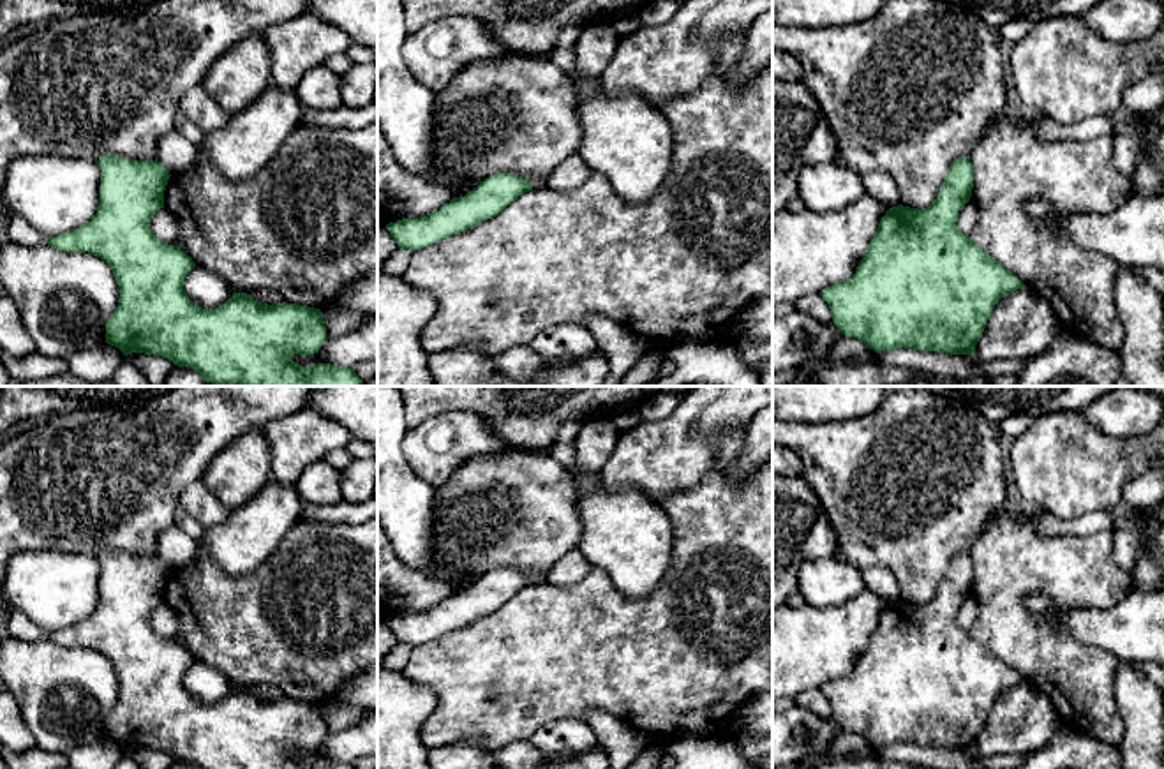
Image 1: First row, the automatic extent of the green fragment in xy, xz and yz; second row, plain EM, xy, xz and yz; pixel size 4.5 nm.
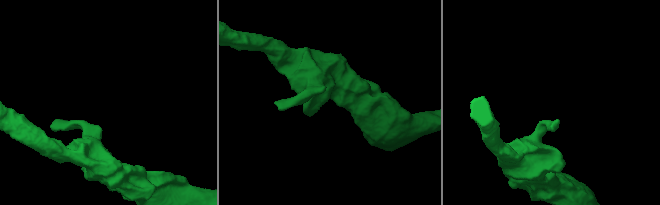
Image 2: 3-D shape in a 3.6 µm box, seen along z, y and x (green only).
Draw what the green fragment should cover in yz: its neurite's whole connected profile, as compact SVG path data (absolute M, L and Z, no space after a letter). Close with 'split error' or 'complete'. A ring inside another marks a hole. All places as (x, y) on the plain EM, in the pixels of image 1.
M959 552L928 603L898 600L885 607L855 668L820 688L843 730L877 748L899 743L975 748L995 700L1028 683L958 624L959 607L970 596L972 584L974 561L968 552Z | complete

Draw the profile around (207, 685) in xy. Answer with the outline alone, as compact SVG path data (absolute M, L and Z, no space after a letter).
M196 661L185 674L183 684L198 702L215 704L233 691L231 681L206 663Z

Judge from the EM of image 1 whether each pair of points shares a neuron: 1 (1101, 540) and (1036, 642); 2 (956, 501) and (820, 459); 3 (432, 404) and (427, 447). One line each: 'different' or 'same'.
1: same
2: same
3: different

